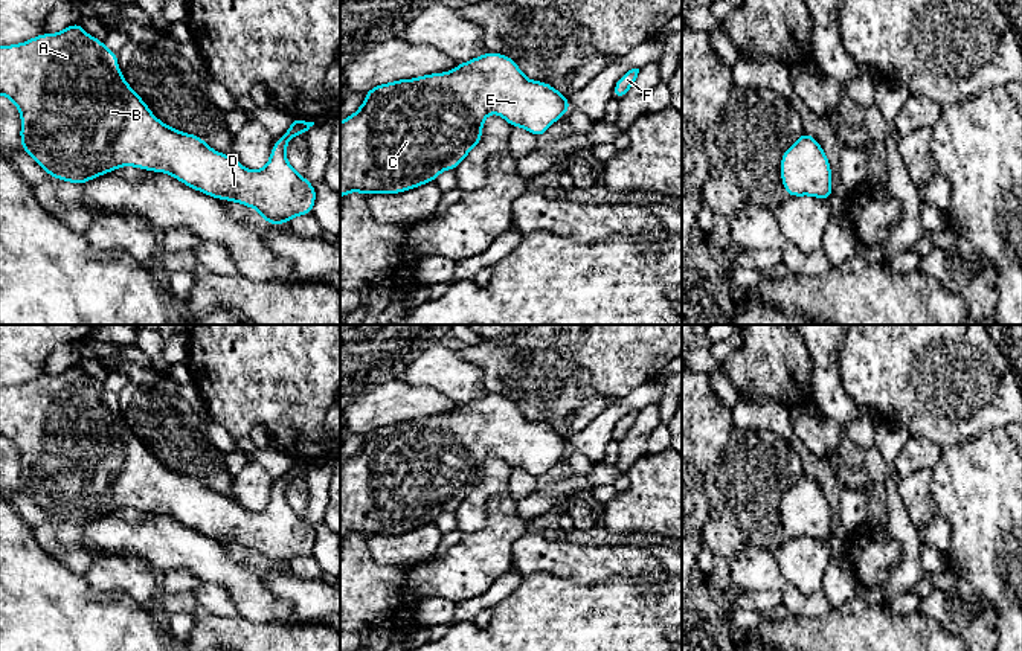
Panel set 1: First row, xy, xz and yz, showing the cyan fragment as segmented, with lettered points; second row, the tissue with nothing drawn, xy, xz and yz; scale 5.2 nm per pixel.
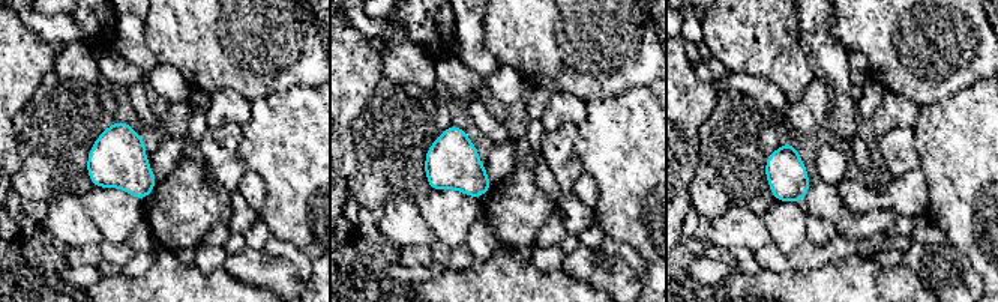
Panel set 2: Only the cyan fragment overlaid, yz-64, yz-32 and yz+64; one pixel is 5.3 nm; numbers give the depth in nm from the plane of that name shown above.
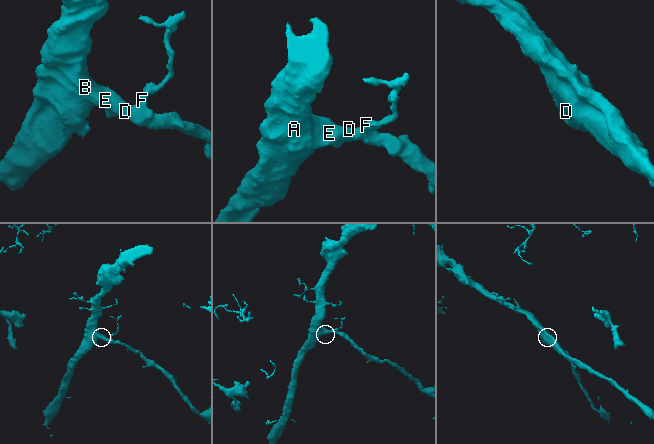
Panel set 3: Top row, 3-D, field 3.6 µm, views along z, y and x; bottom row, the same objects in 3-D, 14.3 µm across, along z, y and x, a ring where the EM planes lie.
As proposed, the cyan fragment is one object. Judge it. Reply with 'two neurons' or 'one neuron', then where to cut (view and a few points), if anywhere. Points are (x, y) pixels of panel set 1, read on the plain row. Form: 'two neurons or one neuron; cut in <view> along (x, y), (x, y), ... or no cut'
one neuron; no cut

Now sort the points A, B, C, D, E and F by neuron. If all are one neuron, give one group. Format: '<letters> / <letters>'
A B C D E F

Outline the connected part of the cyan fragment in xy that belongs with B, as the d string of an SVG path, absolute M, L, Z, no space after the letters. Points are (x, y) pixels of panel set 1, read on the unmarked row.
M81 363L58 375L0 387L0 438L9 439L20 453L23 492L53 520L79 528L121 508L136 508L168 514L209 538L256 550L267 566L287 566L294 558L313 555L316 528L291 509L285 492L288 483L307 476L314 463L293 459L290 470L273 485L268 505L250 512L212 491L201 479L159 462L122 418L117 393L90 378Z

